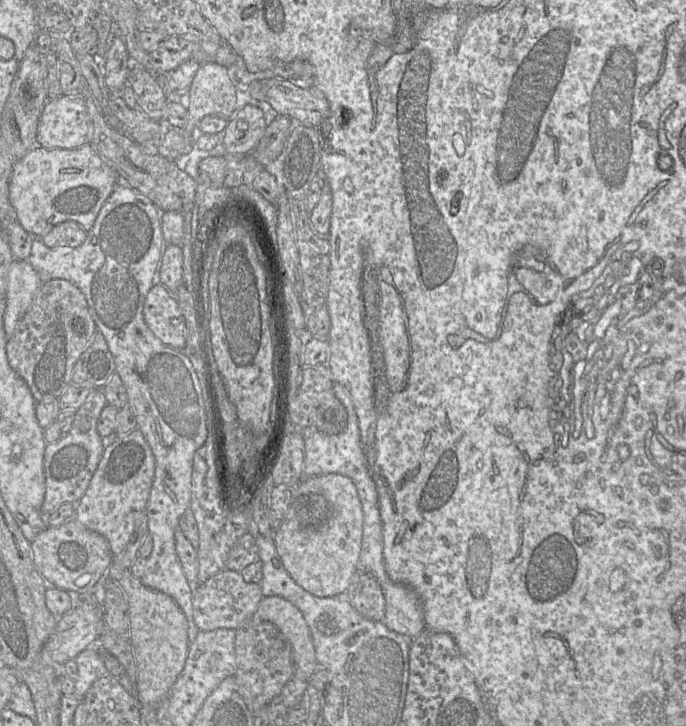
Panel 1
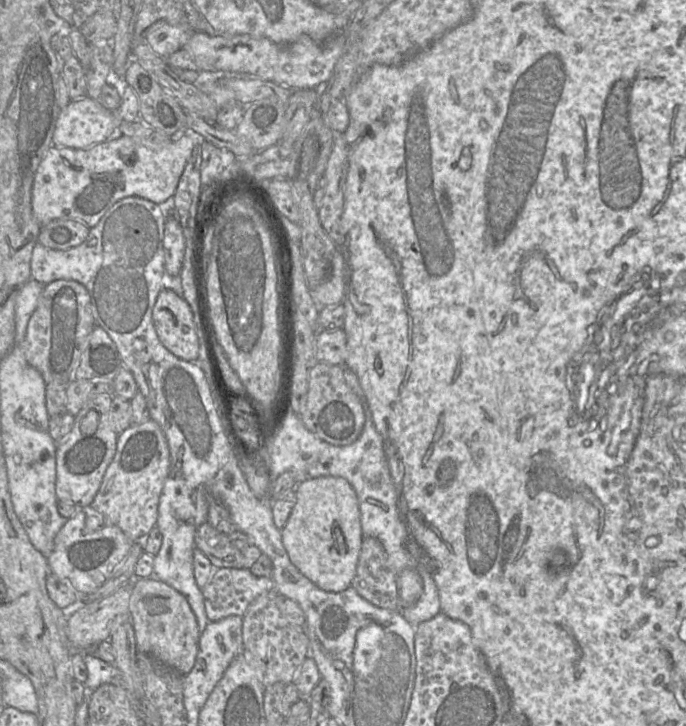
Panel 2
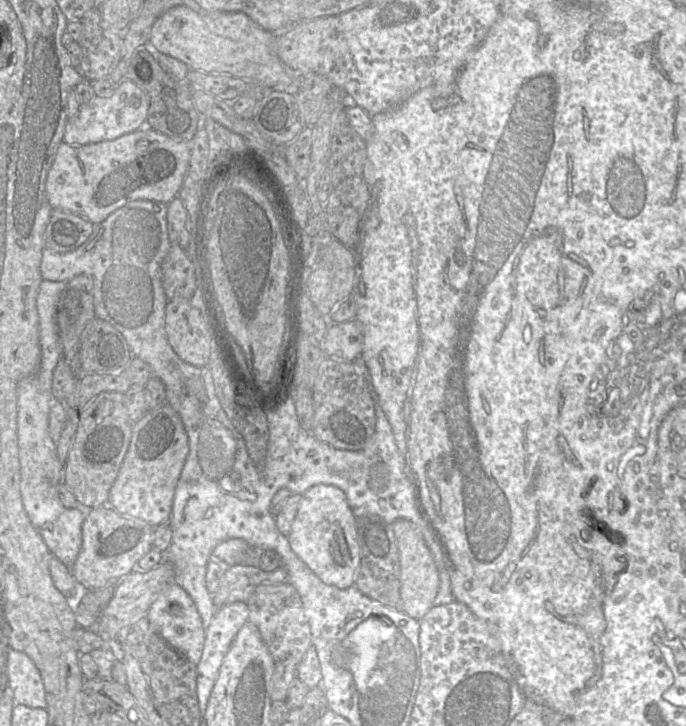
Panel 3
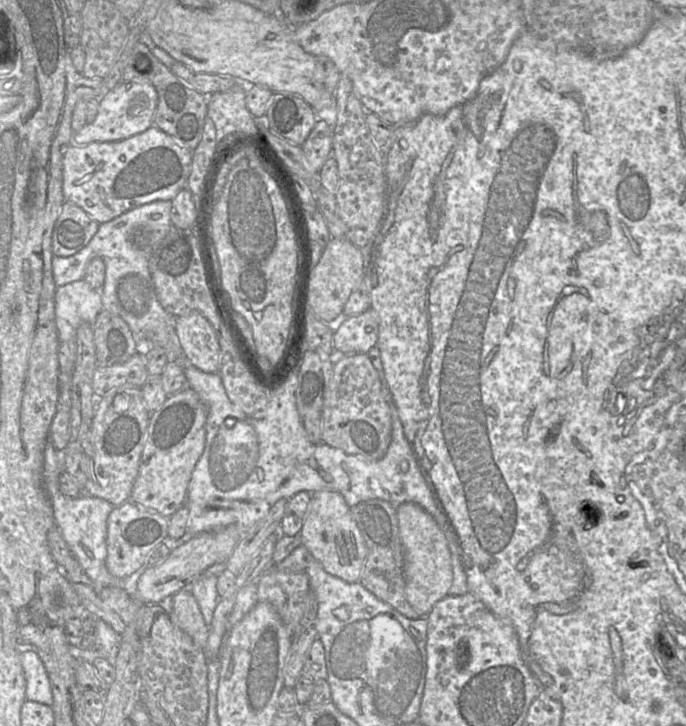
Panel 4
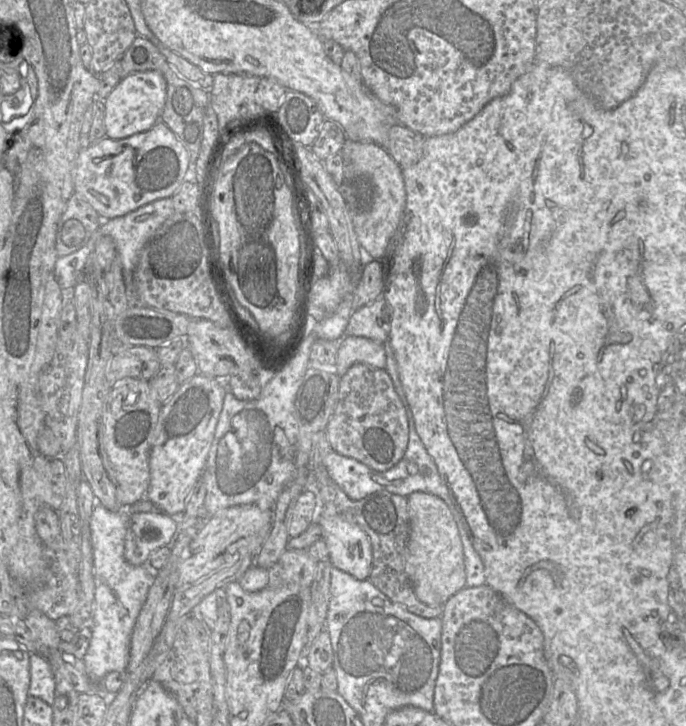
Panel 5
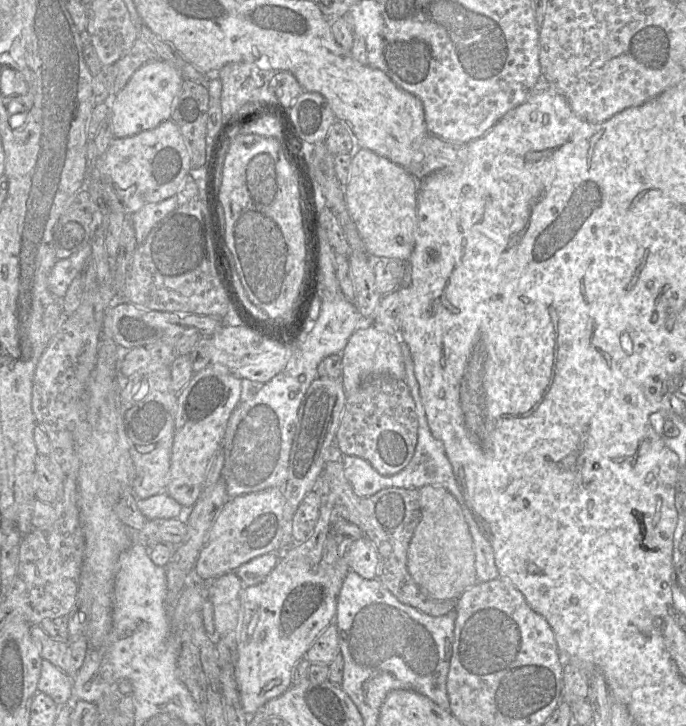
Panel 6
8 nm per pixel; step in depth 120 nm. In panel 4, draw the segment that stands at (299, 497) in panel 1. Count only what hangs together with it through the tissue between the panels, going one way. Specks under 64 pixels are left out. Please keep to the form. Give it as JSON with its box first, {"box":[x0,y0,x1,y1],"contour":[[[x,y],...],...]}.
{"box":[299,490,366,583],"contour":[[[321,490],[311,493],[311,499],[299,533],[301,545],[307,548],[312,557],[329,574],[349,583],[357,582],[366,560],[366,546],[352,517],[350,507],[339,492]]]}

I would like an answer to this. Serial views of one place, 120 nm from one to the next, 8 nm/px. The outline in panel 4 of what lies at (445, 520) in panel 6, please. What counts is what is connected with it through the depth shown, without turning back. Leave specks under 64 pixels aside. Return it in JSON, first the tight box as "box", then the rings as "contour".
{"box":[396,502,458,617],"contour":[[[404,502],[396,509],[404,549],[405,596],[420,617],[427,617],[434,605],[448,595],[453,581],[452,567],[458,563],[458,538],[452,525],[443,531],[435,519],[416,503]]]}

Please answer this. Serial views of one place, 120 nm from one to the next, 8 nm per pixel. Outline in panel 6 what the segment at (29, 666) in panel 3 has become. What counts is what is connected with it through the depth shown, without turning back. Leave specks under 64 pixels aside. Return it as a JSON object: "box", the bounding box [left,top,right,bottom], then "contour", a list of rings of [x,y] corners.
{"box":[37,660,73,706],"contour":[[[44,660],[37,685],[37,691],[50,696],[59,706],[71,702],[73,697],[73,677],[69,677],[51,662]]]}

